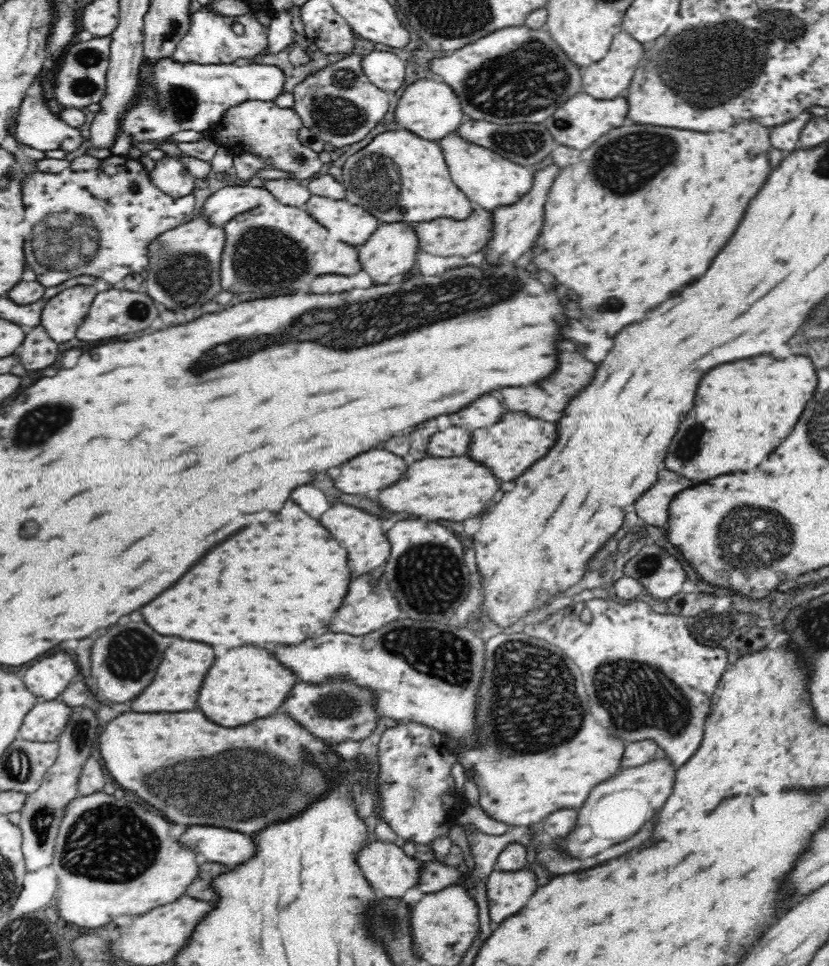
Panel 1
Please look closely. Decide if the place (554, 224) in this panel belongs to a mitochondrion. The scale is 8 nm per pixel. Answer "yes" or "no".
no

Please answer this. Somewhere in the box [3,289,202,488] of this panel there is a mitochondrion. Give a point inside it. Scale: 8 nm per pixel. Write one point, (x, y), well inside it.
(37, 426)

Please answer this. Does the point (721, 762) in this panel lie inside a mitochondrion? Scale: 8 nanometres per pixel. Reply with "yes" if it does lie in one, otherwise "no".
no

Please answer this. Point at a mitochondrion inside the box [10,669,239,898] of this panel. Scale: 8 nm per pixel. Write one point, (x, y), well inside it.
(111, 843)

